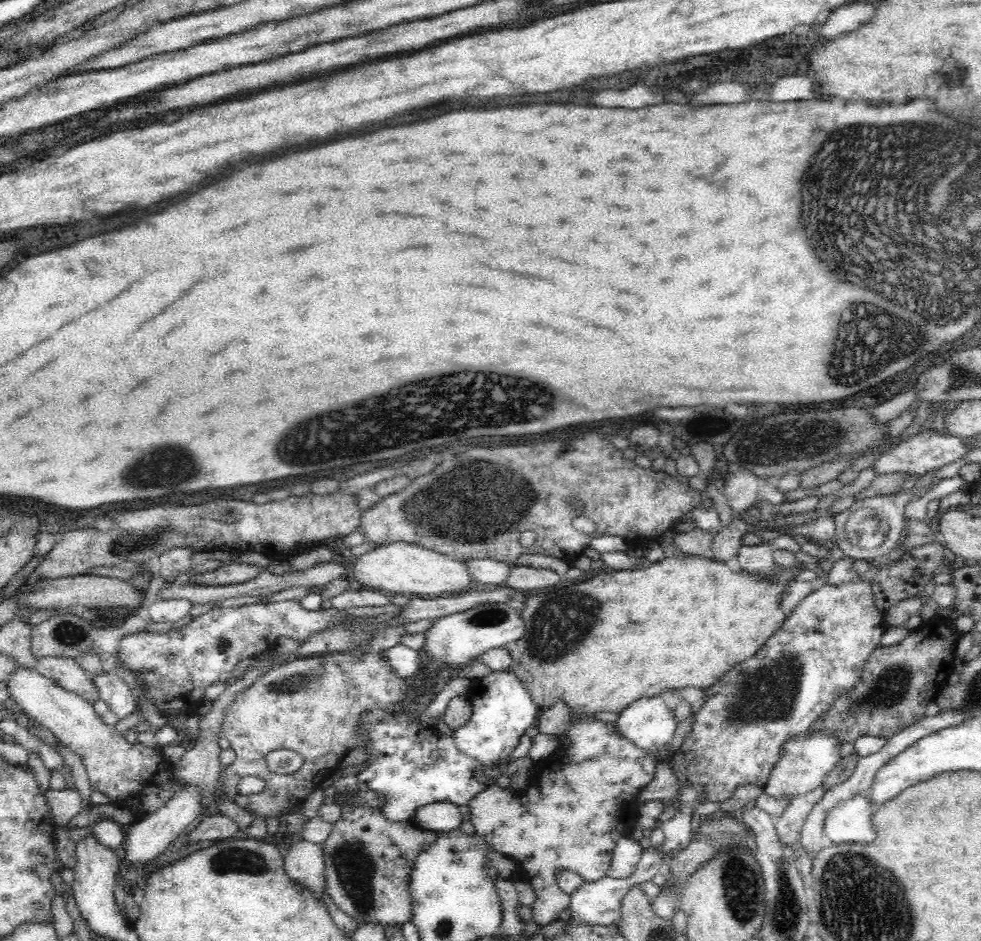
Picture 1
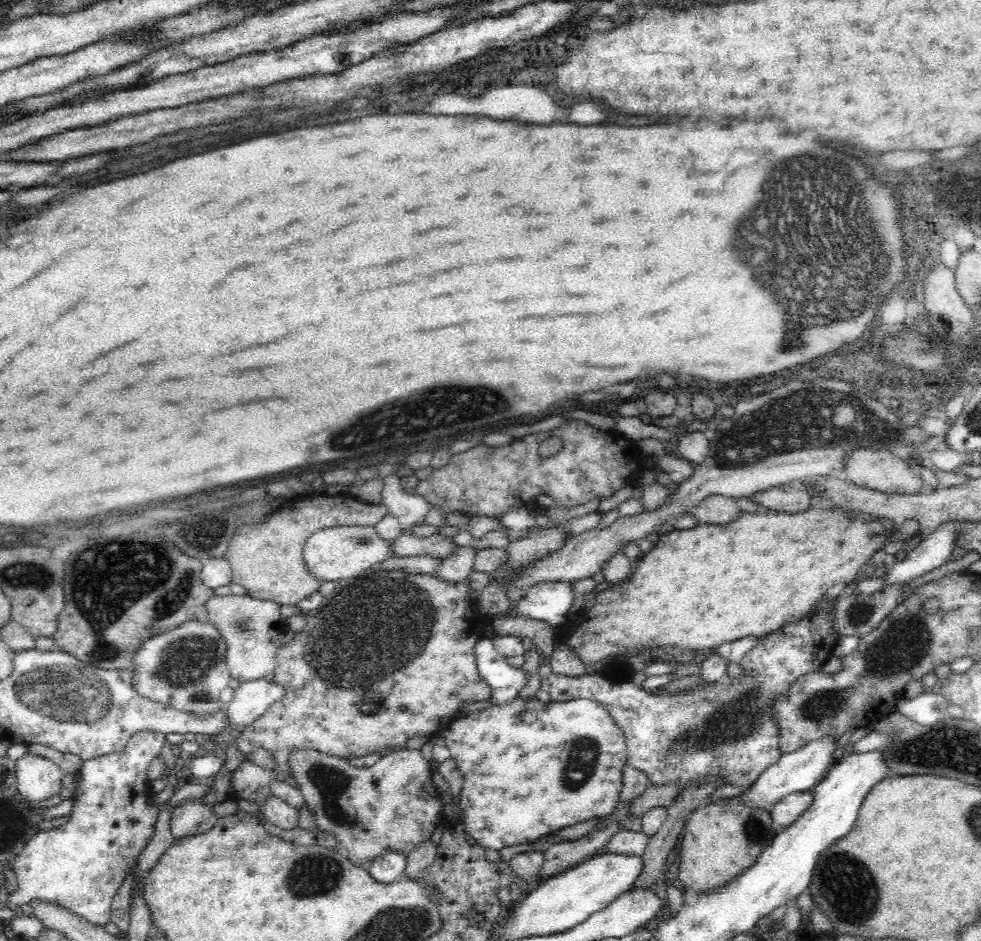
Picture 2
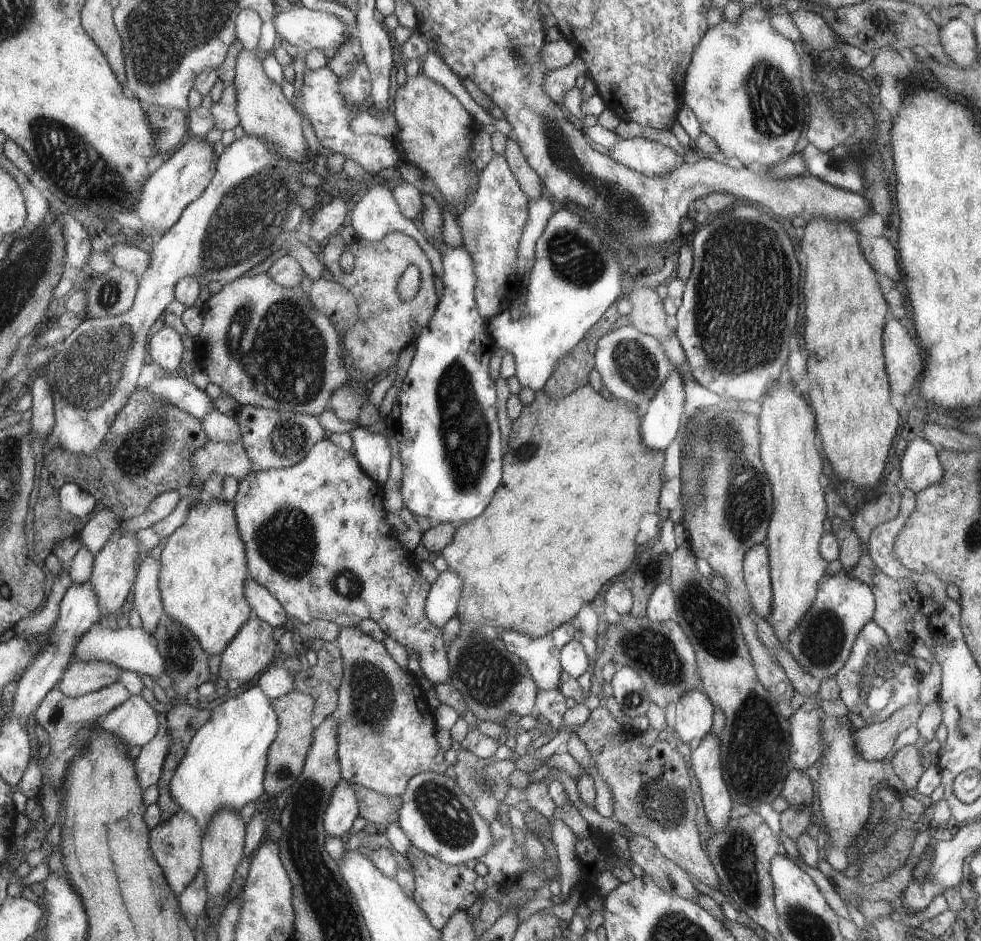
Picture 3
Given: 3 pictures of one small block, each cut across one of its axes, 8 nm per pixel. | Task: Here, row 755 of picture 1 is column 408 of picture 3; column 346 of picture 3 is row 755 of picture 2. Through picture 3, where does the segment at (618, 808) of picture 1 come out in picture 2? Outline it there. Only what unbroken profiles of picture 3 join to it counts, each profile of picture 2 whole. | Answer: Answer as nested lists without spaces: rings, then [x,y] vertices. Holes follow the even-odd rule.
[[[518,696],[504,706],[488,708],[453,721],[443,732],[444,744],[464,778],[460,792],[462,829],[483,849],[502,850],[529,844],[578,822],[610,815],[619,801],[627,744],[610,713],[595,700],[542,702]]]

